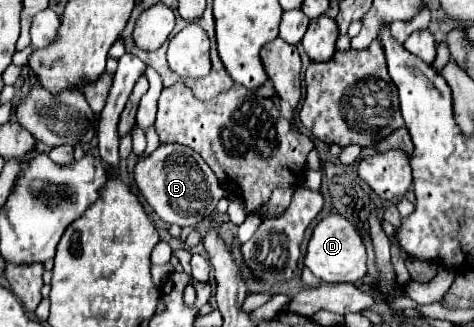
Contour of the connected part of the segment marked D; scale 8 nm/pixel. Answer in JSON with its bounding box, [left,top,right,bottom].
[303,213,367,283]

